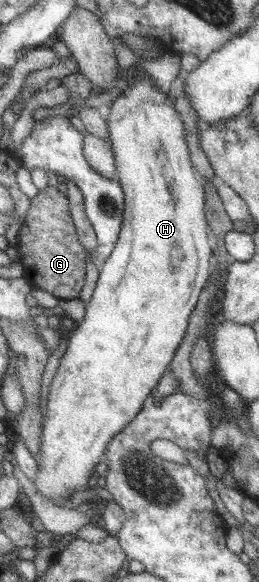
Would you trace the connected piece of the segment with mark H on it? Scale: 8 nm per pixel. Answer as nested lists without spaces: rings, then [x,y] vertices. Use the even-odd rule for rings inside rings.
[[[134,65],[140,67],[140,73],[136,79],[134,84],[130,85],[130,88],[124,91],[124,94],[118,96],[115,101],[113,101],[112,105],[110,105],[110,114],[108,116],[107,124],[109,127],[109,138],[111,139],[111,147],[113,149],[115,155],[115,164],[117,167],[117,175],[116,179],[121,182],[121,185],[124,189],[125,194],[125,213],[124,213],[124,223],[121,225],[121,233],[119,238],[117,239],[117,244],[113,249],[113,252],[105,259],[102,263],[102,266],[99,270],[99,277],[96,282],[96,287],[92,295],[92,299],[88,305],[86,305],[86,313],[84,319],[81,322],[74,324],[74,328],[72,327],[72,335],[68,337],[68,347],[66,347],[66,351],[64,351],[64,355],[62,355],[62,359],[60,361],[60,365],[58,367],[58,371],[50,385],[50,392],[48,393],[48,413],[46,416],[46,420],[43,420],[43,428],[42,428],[42,436],[40,436],[40,455],[38,459],[39,470],[37,473],[37,478],[33,481],[36,485],[36,489],[38,494],[42,494],[44,497],[47,497],[50,501],[60,506],[62,498],[68,497],[68,495],[73,495],[72,491],[76,489],[76,487],[88,487],[88,479],[90,479],[90,475],[94,473],[94,465],[96,463],[100,463],[102,461],[102,457],[106,455],[106,449],[109,448],[109,445],[113,441],[114,437],[116,437],[122,429],[124,429],[131,421],[137,416],[137,413],[141,411],[144,407],[144,399],[152,393],[152,389],[160,384],[162,377],[166,374],[166,369],[168,369],[168,365],[170,361],[173,361],[173,357],[177,353],[177,350],[180,348],[180,343],[185,340],[185,337],[189,331],[189,325],[191,324],[191,319],[193,313],[197,309],[197,305],[201,299],[201,293],[205,289],[205,285],[208,284],[209,277],[214,272],[214,264],[213,264],[213,242],[211,239],[211,234],[209,232],[209,222],[208,222],[208,213],[206,212],[206,193],[205,186],[203,181],[198,179],[198,173],[196,173],[196,168],[192,167],[192,163],[190,163],[190,159],[188,159],[188,147],[186,147],[186,141],[184,141],[184,133],[186,130],[184,129],[184,124],[182,120],[179,118],[178,113],[174,110],[174,99],[168,96],[168,92],[165,92],[156,84],[156,81],[153,81],[153,78],[141,67],[141,65]]]

